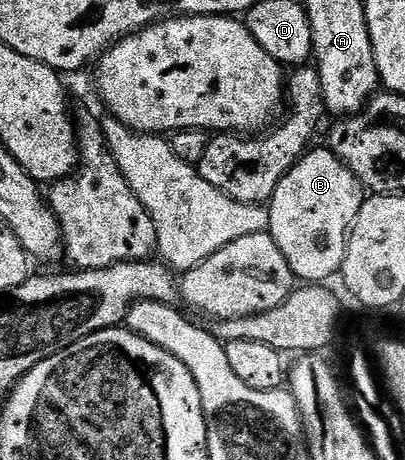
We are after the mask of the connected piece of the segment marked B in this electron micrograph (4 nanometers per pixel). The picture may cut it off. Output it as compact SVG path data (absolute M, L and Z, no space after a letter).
M327 146L313 147L278 182L268 201L268 231L286 254L293 277L300 282L328 282L344 265L348 234L366 199L360 179Z

